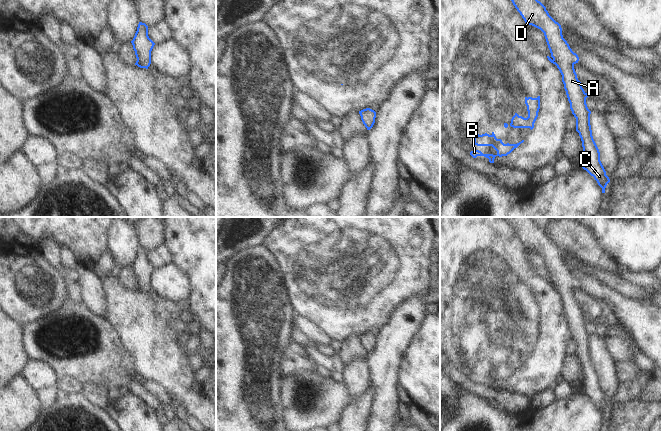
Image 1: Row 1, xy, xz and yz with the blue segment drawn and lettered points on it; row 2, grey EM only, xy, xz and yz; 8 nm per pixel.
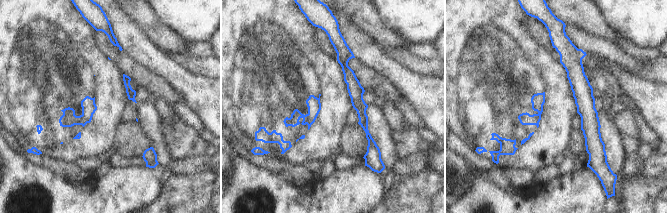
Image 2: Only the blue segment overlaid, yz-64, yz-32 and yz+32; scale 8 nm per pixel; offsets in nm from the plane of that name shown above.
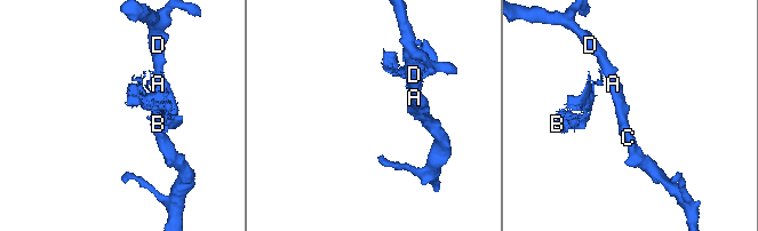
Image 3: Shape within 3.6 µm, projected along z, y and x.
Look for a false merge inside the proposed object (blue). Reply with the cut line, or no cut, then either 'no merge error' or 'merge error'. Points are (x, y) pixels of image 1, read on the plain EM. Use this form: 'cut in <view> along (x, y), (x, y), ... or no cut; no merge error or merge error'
cut in yz along (553, 283), (554, 287); merge error

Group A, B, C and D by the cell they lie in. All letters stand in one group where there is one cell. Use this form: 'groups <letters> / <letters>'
groups A C D / B

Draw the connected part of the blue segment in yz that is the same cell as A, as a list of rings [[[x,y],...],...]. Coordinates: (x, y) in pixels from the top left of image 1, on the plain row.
[[[532,217],[503,218],[510,222],[526,248],[544,257],[551,281],[562,299],[570,333],[576,342],[576,355],[579,357],[583,371],[582,392],[594,401],[602,412],[602,417],[605,417],[610,403],[600,385],[600,376],[592,360],[591,335],[586,328],[588,318],[582,312],[574,293],[574,289],[579,285],[578,279],[563,262],[561,249],[549,239],[546,231]]]

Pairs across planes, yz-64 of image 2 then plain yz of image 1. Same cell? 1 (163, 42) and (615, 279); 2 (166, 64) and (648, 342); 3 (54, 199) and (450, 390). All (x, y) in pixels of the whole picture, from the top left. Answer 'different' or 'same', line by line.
1: different
2: same
3: different

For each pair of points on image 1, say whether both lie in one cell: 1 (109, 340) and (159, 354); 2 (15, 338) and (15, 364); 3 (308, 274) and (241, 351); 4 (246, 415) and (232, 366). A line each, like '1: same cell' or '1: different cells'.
1: different cells
2: same cell
3: different cells
4: same cell

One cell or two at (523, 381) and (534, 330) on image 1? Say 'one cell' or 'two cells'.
one cell

